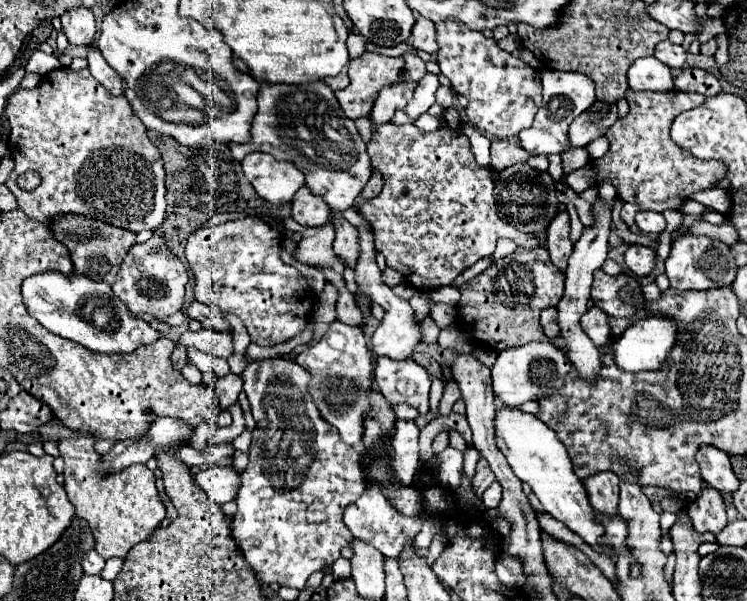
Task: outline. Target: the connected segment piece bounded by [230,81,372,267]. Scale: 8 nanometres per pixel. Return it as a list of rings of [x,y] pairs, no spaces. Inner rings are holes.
[[[324,81],[306,85],[262,85],[258,103],[258,113],[252,123],[252,141],[246,145],[232,143],[232,155],[236,161],[242,161],[252,151],[264,151],[276,159],[294,163],[304,173],[308,189],[328,203],[332,225],[336,225],[334,251],[344,263],[354,267],[358,257],[358,231],[344,221],[342,213],[354,205],[372,175],[366,143],[360,139],[354,121],[344,117],[332,89]]]

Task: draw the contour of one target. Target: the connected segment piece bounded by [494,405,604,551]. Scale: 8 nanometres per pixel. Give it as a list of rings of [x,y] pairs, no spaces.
[[[506,405],[496,409],[494,429],[498,449],[508,459],[508,465],[512,467],[514,475],[532,487],[532,493],[540,499],[542,507],[554,519],[562,521],[568,529],[578,533],[596,551],[604,551],[602,545],[598,543],[598,537],[604,533],[604,529],[598,523],[594,523],[594,509],[588,503],[586,489],[582,481],[574,475],[570,457],[562,441],[556,437],[556,433],[548,425],[544,425],[544,421],[540,421],[536,415]]]

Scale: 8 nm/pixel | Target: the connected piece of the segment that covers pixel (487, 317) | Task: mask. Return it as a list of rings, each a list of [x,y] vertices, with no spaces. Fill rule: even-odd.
[[[546,247],[536,251],[516,249],[512,255],[496,261],[476,279],[464,283],[460,293],[460,327],[468,331],[472,339],[490,345],[496,351],[504,351],[508,347],[544,339],[538,323],[540,311],[558,305],[564,293],[564,273],[552,265]]]

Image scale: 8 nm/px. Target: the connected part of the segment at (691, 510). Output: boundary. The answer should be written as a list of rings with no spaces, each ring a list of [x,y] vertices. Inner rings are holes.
[[[708,485],[702,487],[696,501],[688,507],[688,515],[694,523],[694,529],[700,533],[718,533],[728,523],[724,499],[714,489],[708,489]]]

